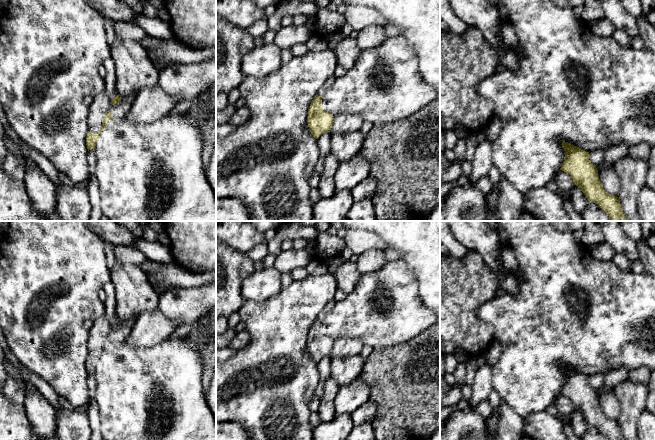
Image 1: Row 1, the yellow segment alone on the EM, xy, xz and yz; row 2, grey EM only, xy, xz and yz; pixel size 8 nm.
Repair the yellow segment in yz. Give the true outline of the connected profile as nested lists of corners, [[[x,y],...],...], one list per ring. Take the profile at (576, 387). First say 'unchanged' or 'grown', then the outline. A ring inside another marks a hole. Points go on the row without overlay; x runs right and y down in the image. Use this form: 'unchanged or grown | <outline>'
unchanged | [[[565,365],[562,371],[565,382],[560,394],[570,399],[587,424],[597,428],[608,440],[626,440],[618,421],[604,414],[598,394],[589,384],[589,376]]]

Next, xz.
unchanged | [[[316,319],[308,333],[308,351],[316,363],[322,358],[330,356],[334,346],[334,340],[322,332],[322,322],[323,320]]]

